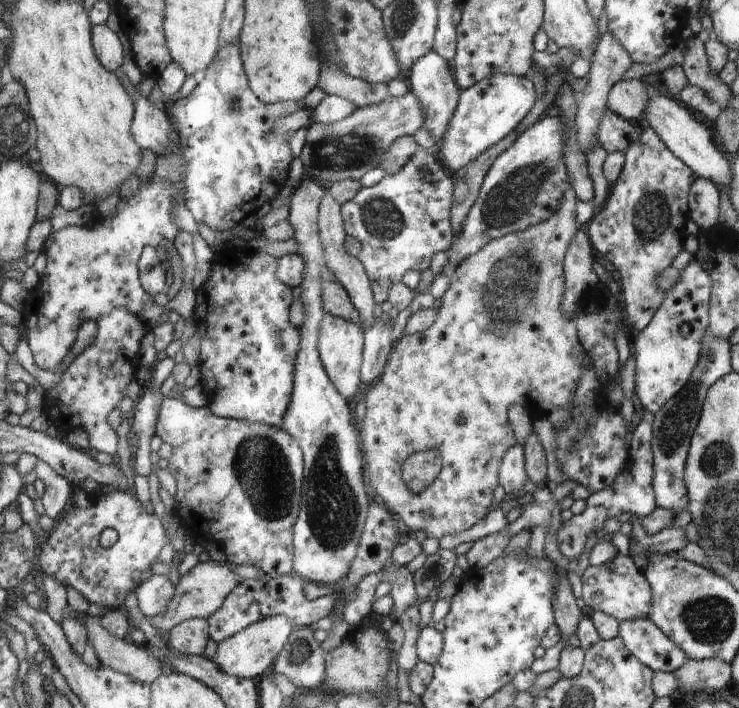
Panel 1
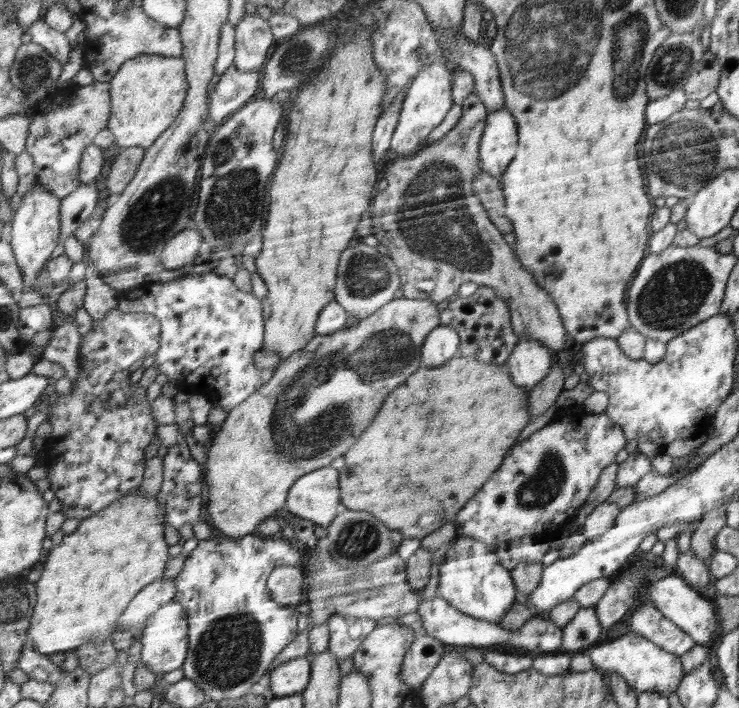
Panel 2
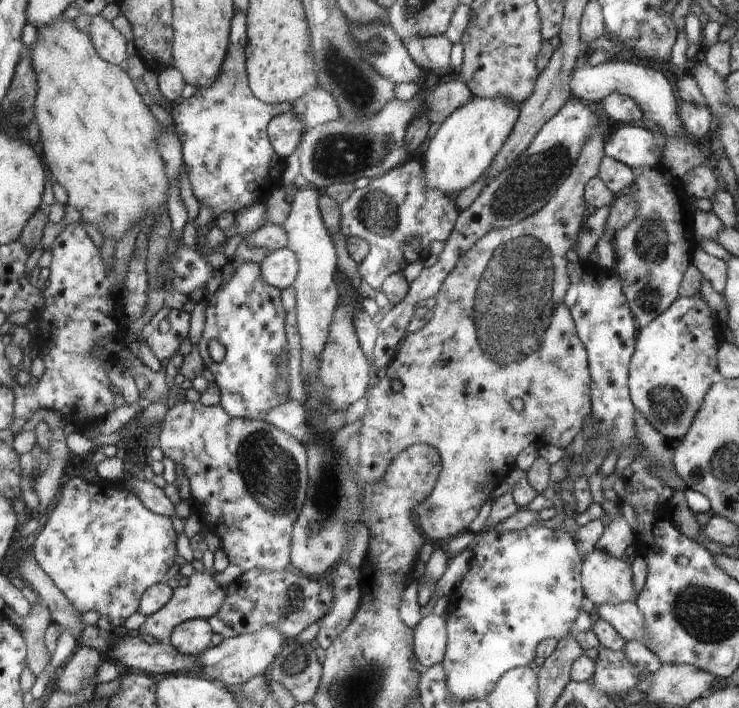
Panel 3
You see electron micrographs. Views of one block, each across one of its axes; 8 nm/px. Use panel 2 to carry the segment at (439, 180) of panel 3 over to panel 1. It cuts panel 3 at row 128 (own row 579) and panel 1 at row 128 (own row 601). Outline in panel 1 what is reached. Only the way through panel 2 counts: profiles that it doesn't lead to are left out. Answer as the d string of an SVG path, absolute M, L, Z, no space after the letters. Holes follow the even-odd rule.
M492 74L480 83L464 89L460 93L460 102L455 115L448 122L448 130L444 132L440 146L437 148L441 160L453 172L462 170L488 148L500 143L515 130L516 126L530 112L539 96L534 91L531 78L512 74Z

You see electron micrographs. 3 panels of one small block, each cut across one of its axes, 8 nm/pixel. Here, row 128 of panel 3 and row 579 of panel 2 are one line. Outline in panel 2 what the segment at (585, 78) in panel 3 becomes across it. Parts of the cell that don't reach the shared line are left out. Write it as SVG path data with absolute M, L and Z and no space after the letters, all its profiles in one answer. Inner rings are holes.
M675 573L662 578L662 580L652 582L647 587L650 600L665 617L671 619L673 623L691 635L696 644L708 646L708 640L718 630L718 620L716 620L712 604L706 598L702 598L698 592L694 592L686 584L686 581Z

